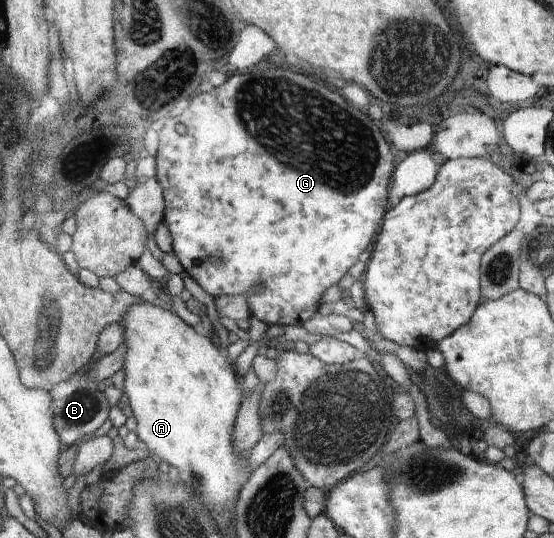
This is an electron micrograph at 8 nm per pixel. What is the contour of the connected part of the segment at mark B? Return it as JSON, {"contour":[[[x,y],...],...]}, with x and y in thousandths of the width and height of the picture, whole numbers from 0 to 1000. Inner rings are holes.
{"contour":[[[157,682],[88,727],[96,757],[96,794],[105,805],[106,820],[121,833],[170,809],[197,775],[199,757],[190,730],[177,723],[175,708],[161,701],[161,693],[164,686]]]}

